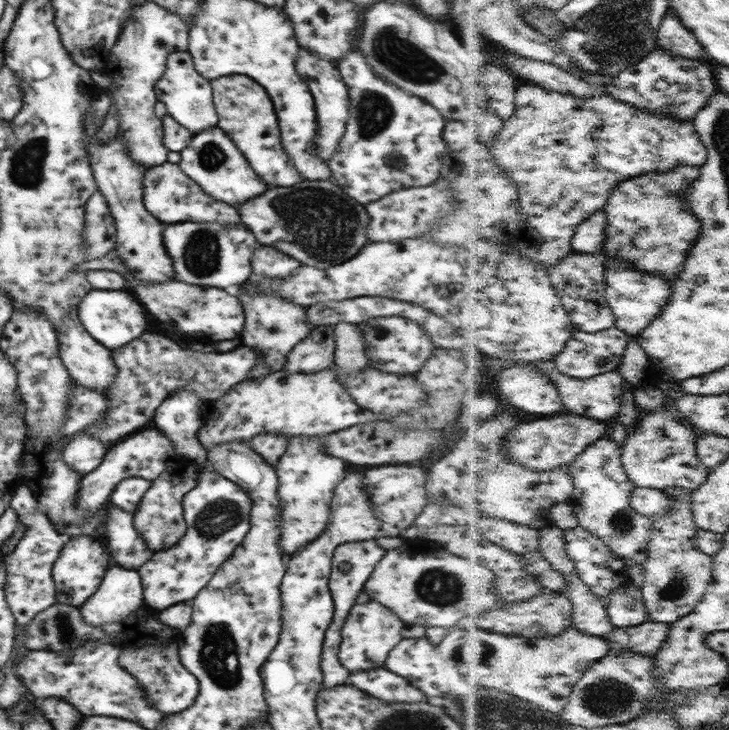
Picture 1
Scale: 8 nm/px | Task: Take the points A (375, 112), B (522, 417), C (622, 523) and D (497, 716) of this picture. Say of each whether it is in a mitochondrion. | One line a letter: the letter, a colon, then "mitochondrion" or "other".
A: mitochondrion
B: other
C: mitochondrion
D: mitochondrion

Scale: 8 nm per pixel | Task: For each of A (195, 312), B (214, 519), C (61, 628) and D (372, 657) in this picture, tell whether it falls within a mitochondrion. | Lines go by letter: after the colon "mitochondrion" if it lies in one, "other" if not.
A: other
B: mitochondrion
C: mitochondrion
D: other

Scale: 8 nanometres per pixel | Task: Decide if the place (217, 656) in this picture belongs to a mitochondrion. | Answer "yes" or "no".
yes

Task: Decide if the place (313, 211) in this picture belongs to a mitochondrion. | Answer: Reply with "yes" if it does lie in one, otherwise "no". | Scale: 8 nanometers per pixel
yes

